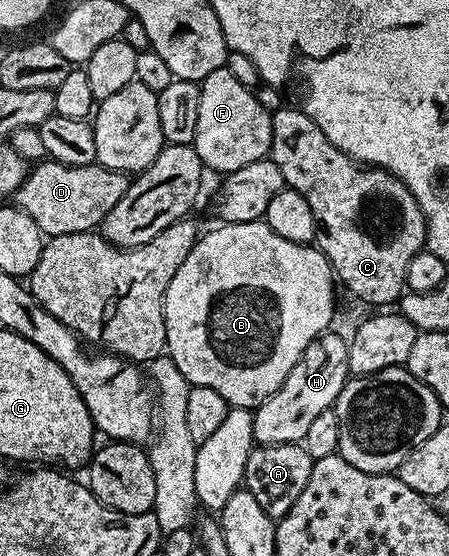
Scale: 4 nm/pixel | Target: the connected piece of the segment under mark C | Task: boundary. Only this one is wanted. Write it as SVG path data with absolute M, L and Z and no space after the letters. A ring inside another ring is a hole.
M282 107L273 112L272 145L268 157L276 169L280 169L286 186L308 201L321 231L316 246L326 255L337 282L341 286L343 283L360 302L371 303L374 306L371 308L385 308L382 307L385 303L397 304L406 287L408 261L426 246L424 216L409 189L391 171L363 165L345 155L328 141L328 137L324 137L324 133L320 133L320 125L299 108L297 111L294 107Z

